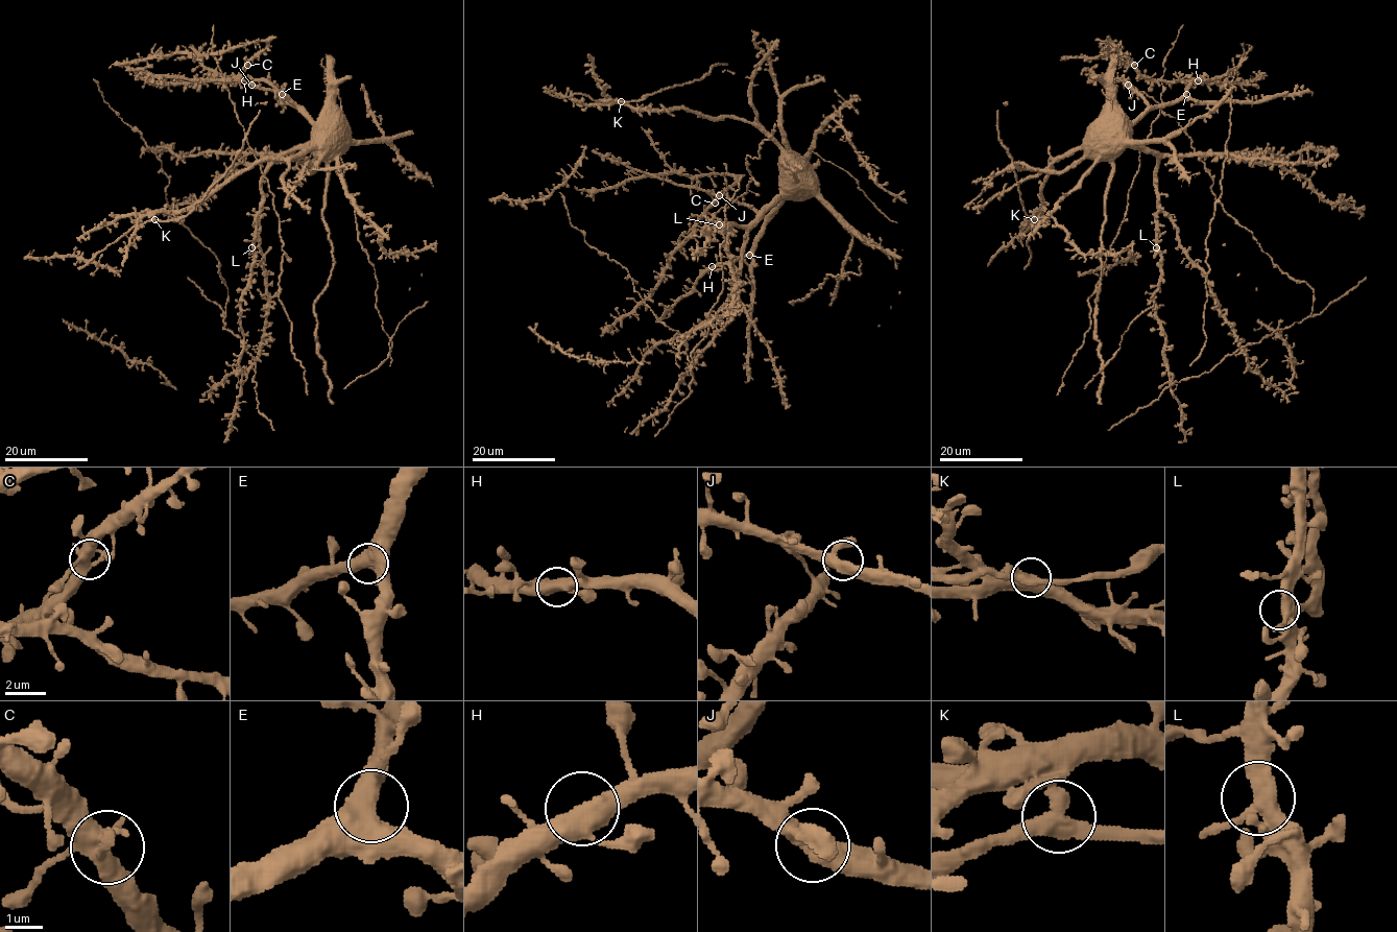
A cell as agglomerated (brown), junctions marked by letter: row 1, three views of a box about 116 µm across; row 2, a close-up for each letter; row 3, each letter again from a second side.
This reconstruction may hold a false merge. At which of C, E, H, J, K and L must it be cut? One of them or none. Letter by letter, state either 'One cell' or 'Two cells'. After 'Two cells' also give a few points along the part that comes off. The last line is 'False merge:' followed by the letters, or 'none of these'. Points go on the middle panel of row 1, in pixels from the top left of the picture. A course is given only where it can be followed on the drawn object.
C: One cell
E: One cell
H: One cell
J: One cell
K: Two cells
L: One cell
False merge: K

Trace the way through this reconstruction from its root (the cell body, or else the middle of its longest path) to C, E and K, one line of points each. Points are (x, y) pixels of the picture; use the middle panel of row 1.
C: (721, 226), (748, 225), (783, 196), (766, 215), (707, 191), (715, 202)
E: (721, 226), (748, 225), (783, 196), (767, 217), (756, 246), (749, 255)
K: (721, 226), (747, 225), (779, 193), (780, 149), (739, 119), (703, 117), (685, 109), (629, 108), (621, 101)

